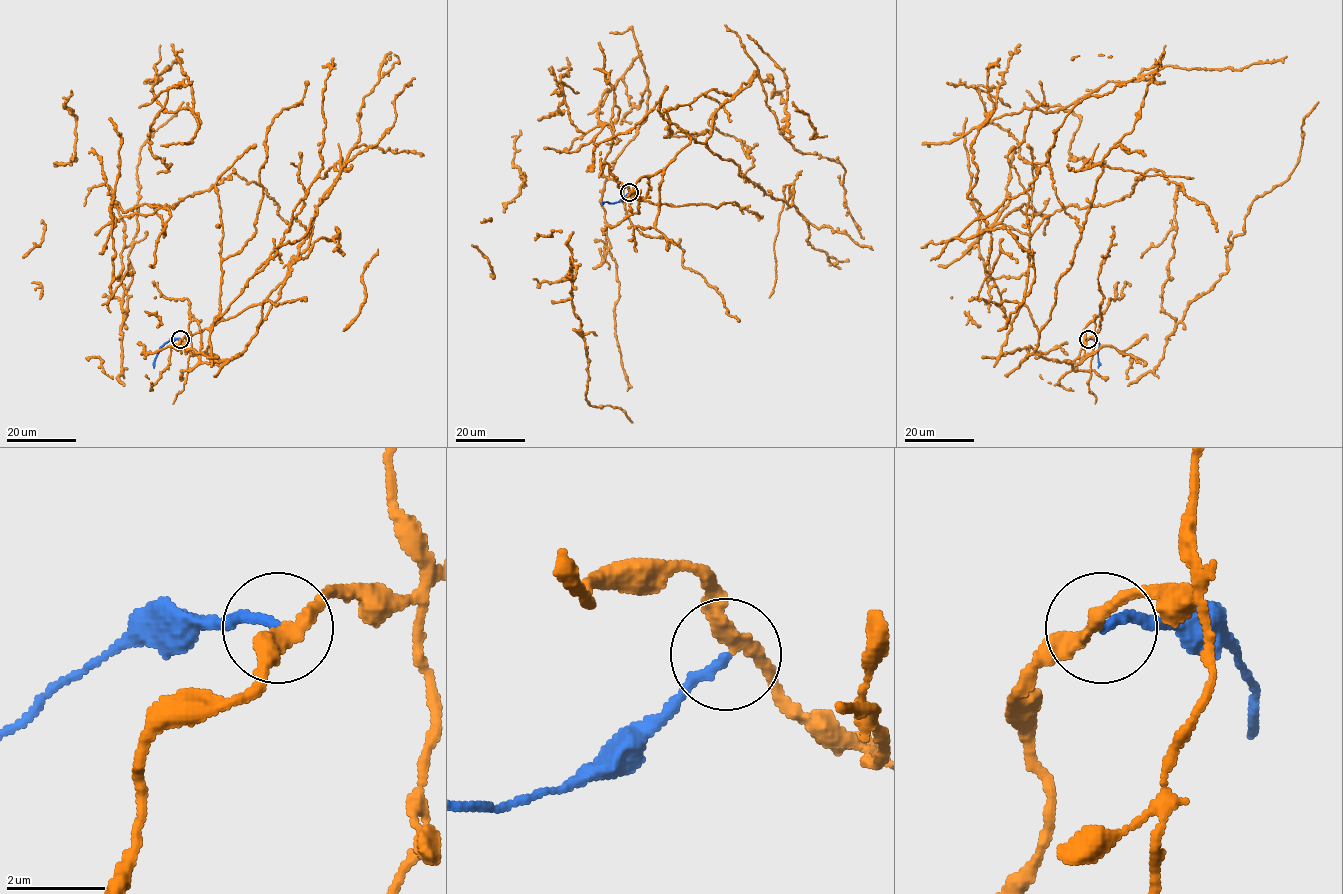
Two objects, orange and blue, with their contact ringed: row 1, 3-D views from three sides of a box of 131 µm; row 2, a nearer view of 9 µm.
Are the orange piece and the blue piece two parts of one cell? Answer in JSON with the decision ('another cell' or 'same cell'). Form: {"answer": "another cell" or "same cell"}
{"answer": "another cell"}

